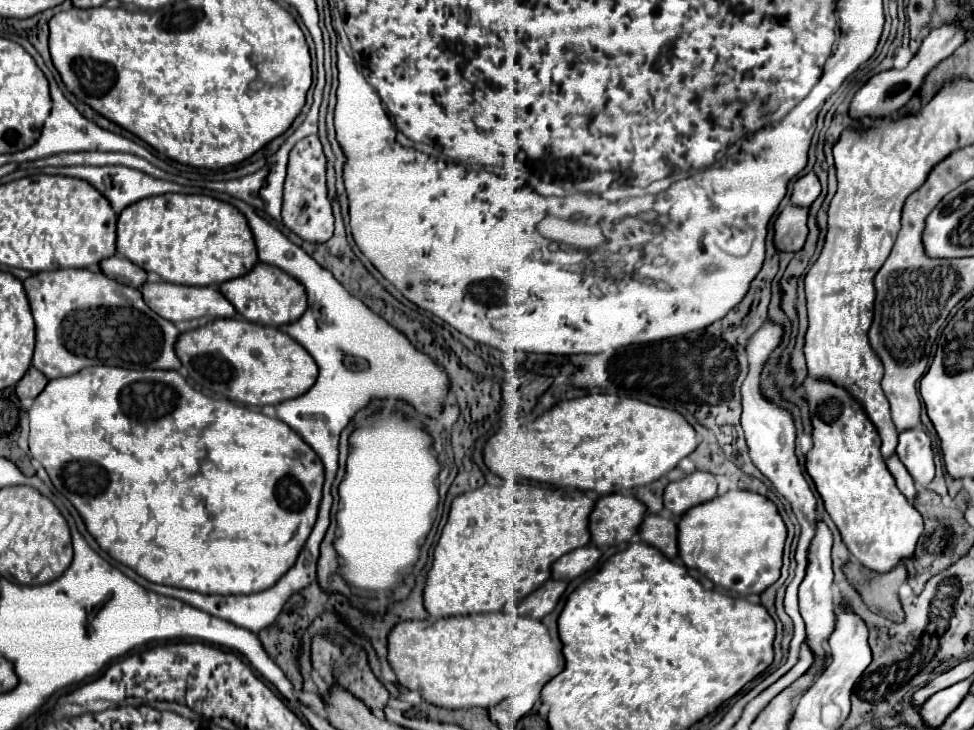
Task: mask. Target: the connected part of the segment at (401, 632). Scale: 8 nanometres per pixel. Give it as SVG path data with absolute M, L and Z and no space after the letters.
M509 612L493 614L471 614L441 620L407 620L397 624L389 632L389 654L387 660L401 686L421 692L421 696L441 708L491 708L501 700L519 694L521 690L535 686L537 682L555 674L559 666L559 652L549 638L547 628L539 620L529 620Z

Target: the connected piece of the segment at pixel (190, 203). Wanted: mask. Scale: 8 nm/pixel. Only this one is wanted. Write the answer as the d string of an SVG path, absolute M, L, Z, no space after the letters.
M165 194L165 196L151 196L151 198L139 200L137 204L125 208L125 212L121 212L119 214L119 220L117 220L117 252L121 256L125 256L127 260L131 260L133 264L137 264L139 268L159 274L165 282L183 284L183 286L221 286L227 280L245 276L257 264L257 248L255 248L255 240L253 240L253 234L249 230L249 224L245 220L245 216L235 206L231 206L227 202L221 202L221 200L215 200L211 196L203 196L203 194Z

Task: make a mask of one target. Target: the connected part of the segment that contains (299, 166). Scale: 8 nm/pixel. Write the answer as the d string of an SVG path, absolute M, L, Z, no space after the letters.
M313 134L299 140L289 154L285 192L283 192L283 224L303 240L317 244L323 244L333 236L333 212L331 212L331 202L327 198L325 172L327 172L327 158L323 154L319 136Z

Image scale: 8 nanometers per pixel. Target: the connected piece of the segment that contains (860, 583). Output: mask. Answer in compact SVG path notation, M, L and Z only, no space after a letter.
M849 562L845 566L845 574L849 582L855 584L869 610L873 610L875 614L883 614L893 622L903 622L903 610L897 592L899 586L907 580L905 566L897 566L891 572L877 574L861 564Z

